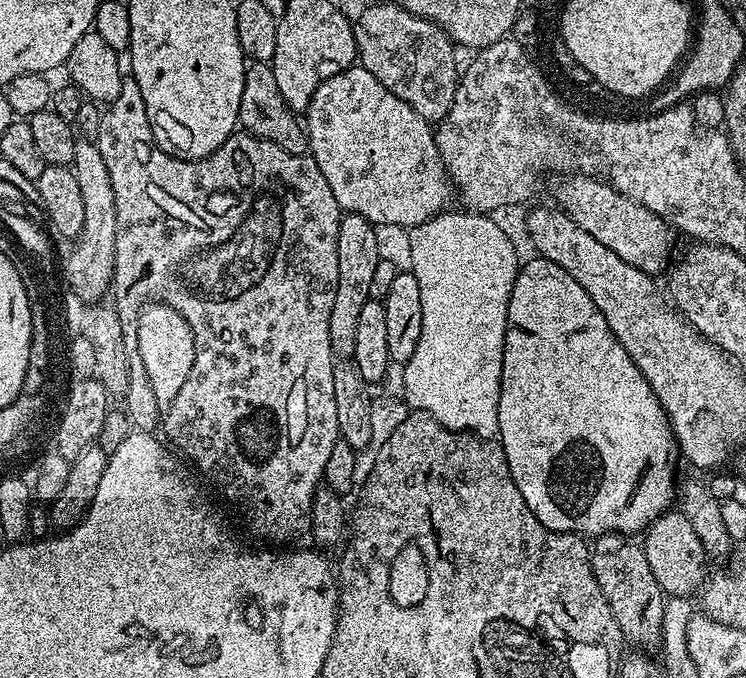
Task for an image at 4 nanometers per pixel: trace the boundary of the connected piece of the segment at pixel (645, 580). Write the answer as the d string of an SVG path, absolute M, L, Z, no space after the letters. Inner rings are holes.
M608 533L597 537L592 544L591 566L602 592L607 596L611 612L618 622L625 641L657 645L660 641L662 616L665 614L665 593L651 573L643 547L630 541L627 535Z

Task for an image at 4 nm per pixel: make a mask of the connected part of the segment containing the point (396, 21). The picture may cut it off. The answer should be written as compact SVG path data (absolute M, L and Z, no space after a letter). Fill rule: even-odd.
M395 2L388 4L372 4L360 17L355 17L356 29L356 55L359 67L370 70L390 94L402 98L409 106L419 114L422 119L429 122L439 122L448 115L452 99L453 62L452 53L449 51L448 42L444 40L441 32L432 28L432 23L427 22L421 16L410 14L402 6Z

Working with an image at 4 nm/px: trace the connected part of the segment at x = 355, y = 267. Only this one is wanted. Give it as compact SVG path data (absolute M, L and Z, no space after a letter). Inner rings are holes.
M344 214L338 226L338 290L334 294L334 307L330 310L330 346L340 358L351 358L354 354L354 337L362 306L370 299L370 281L374 269L382 258L377 229L366 218Z

